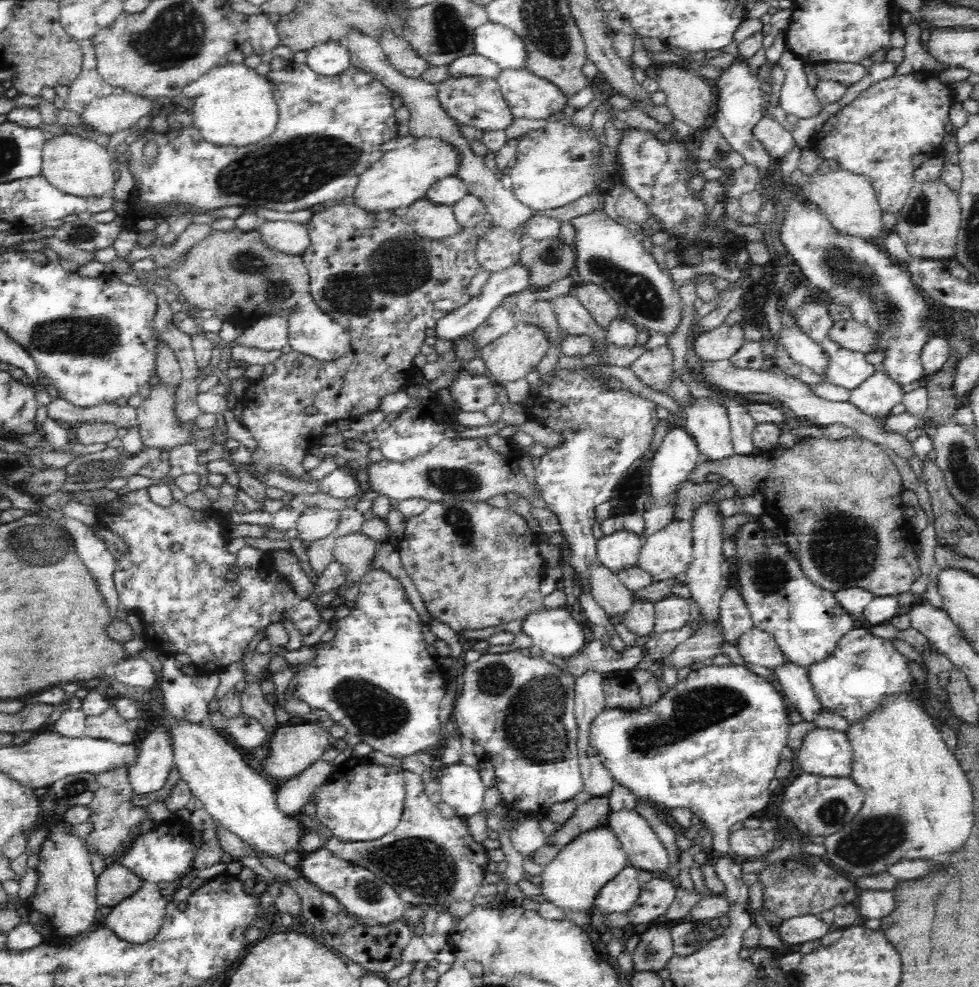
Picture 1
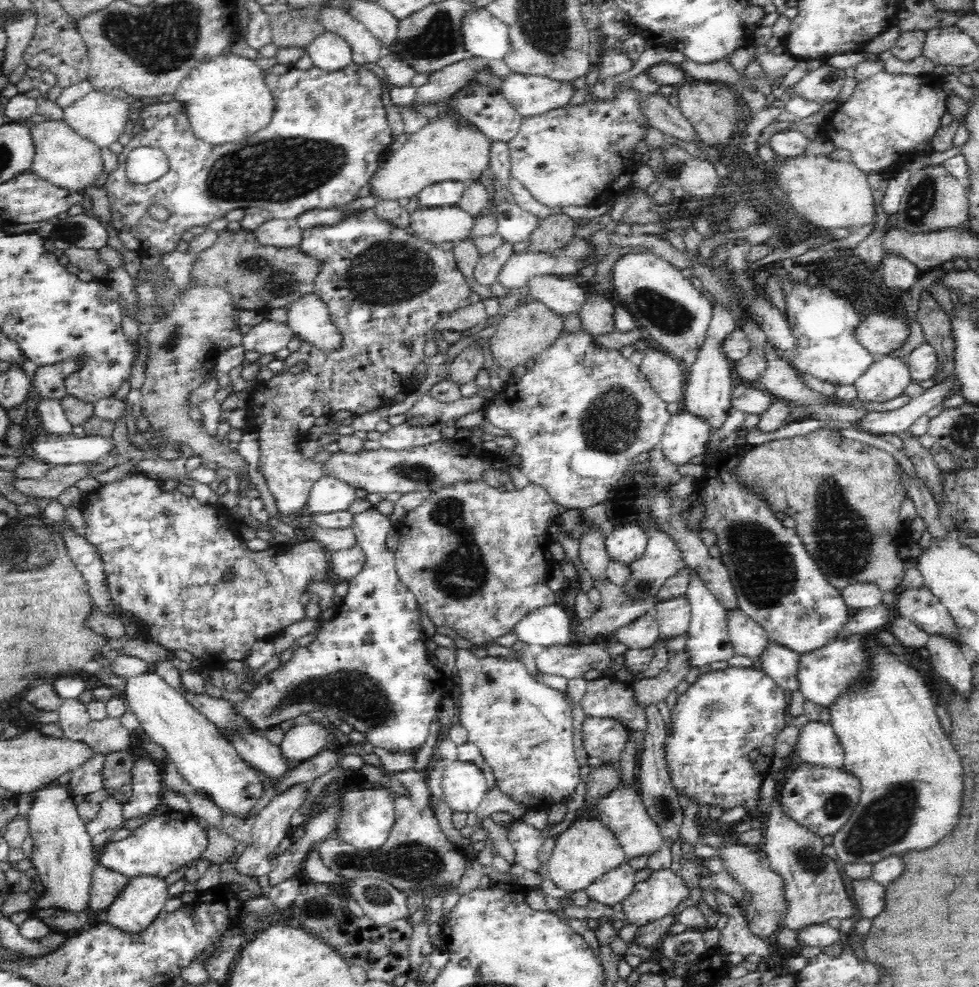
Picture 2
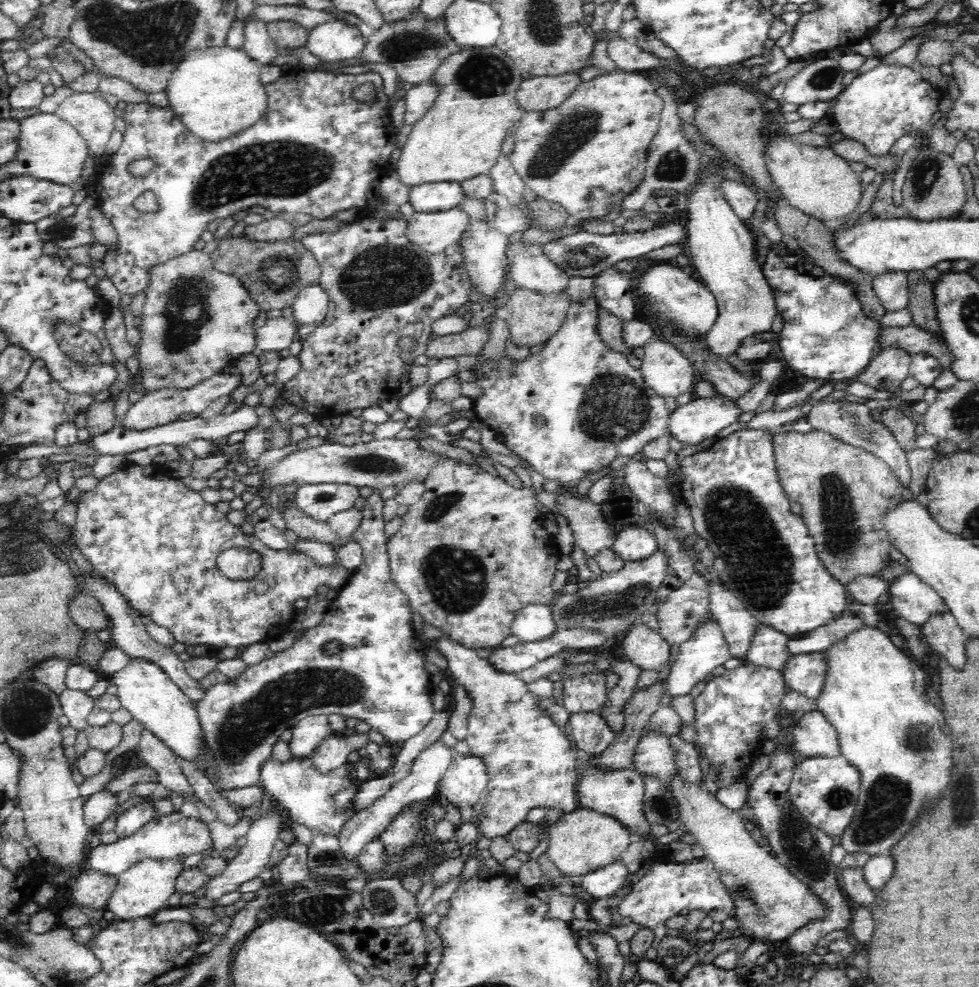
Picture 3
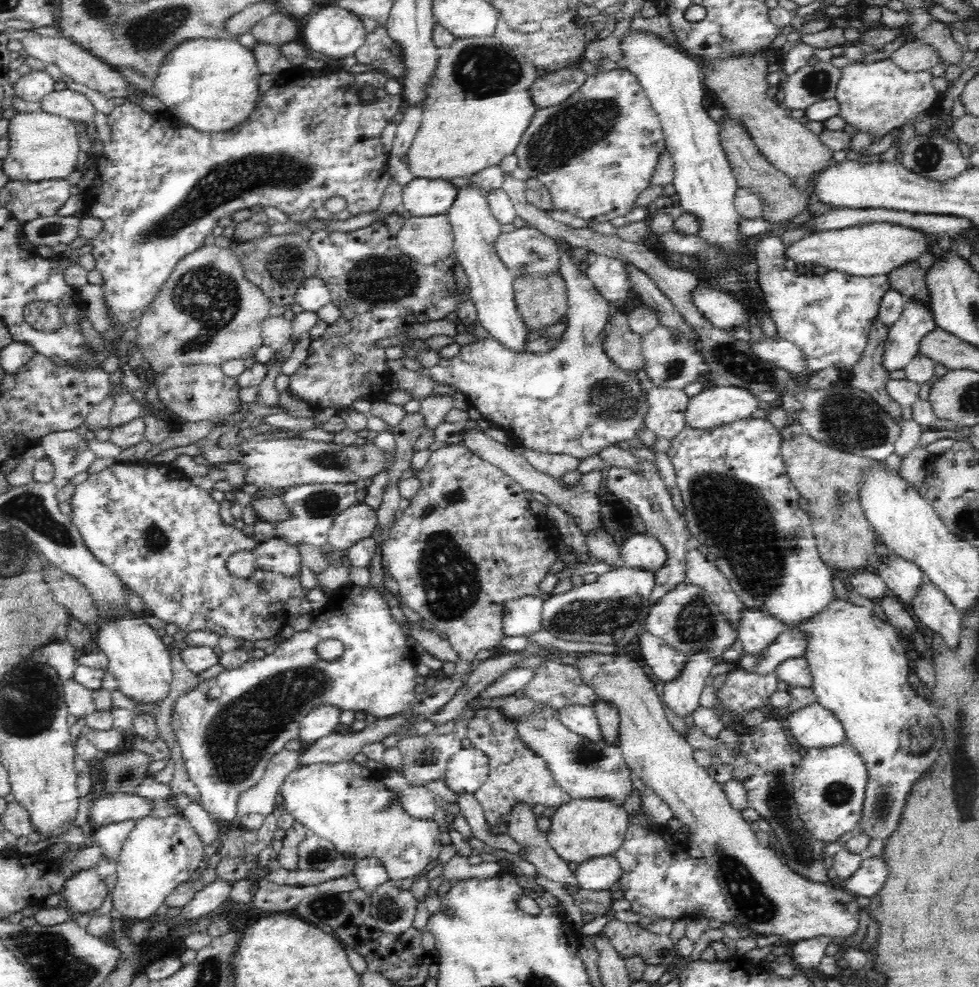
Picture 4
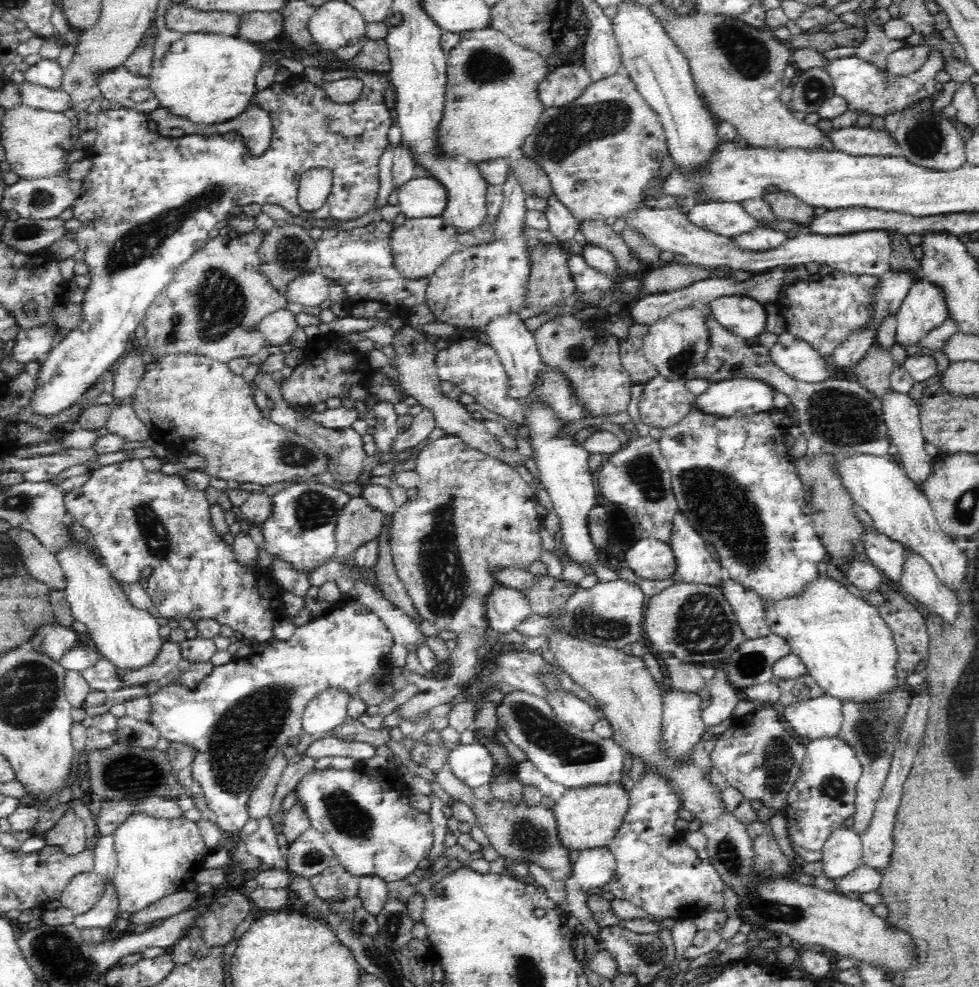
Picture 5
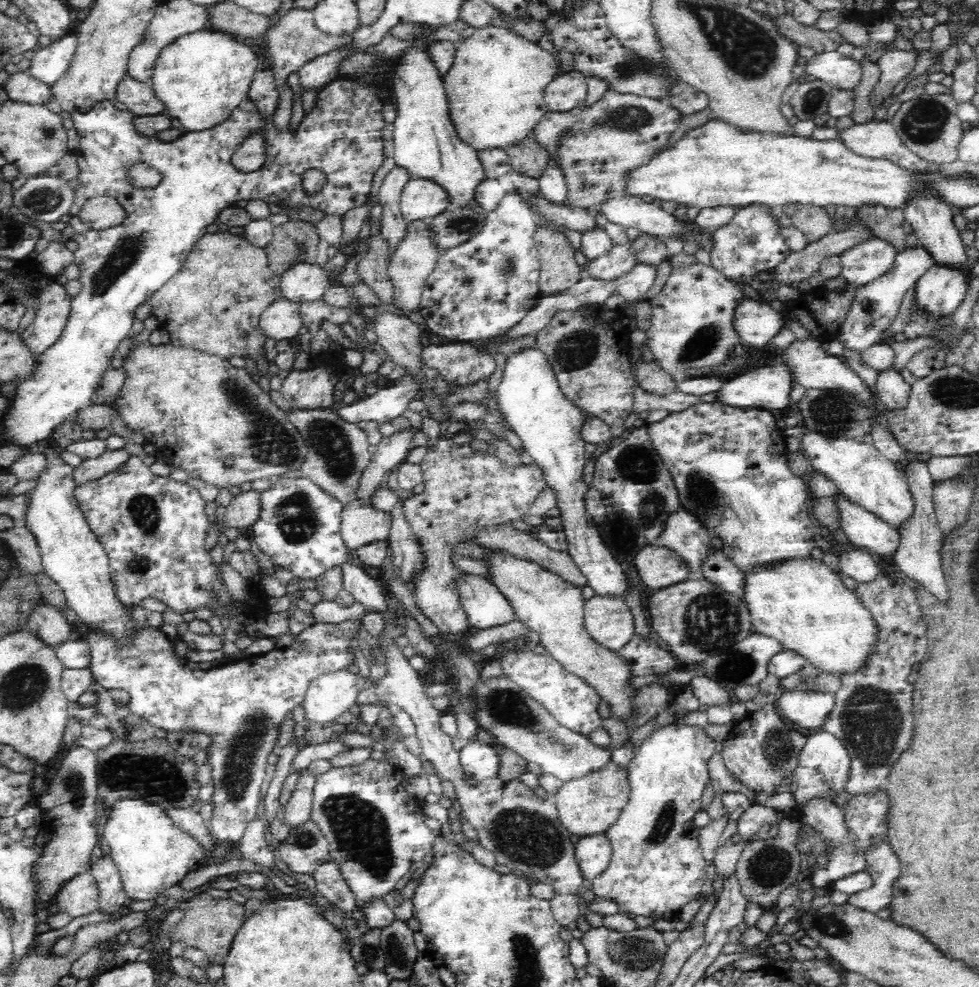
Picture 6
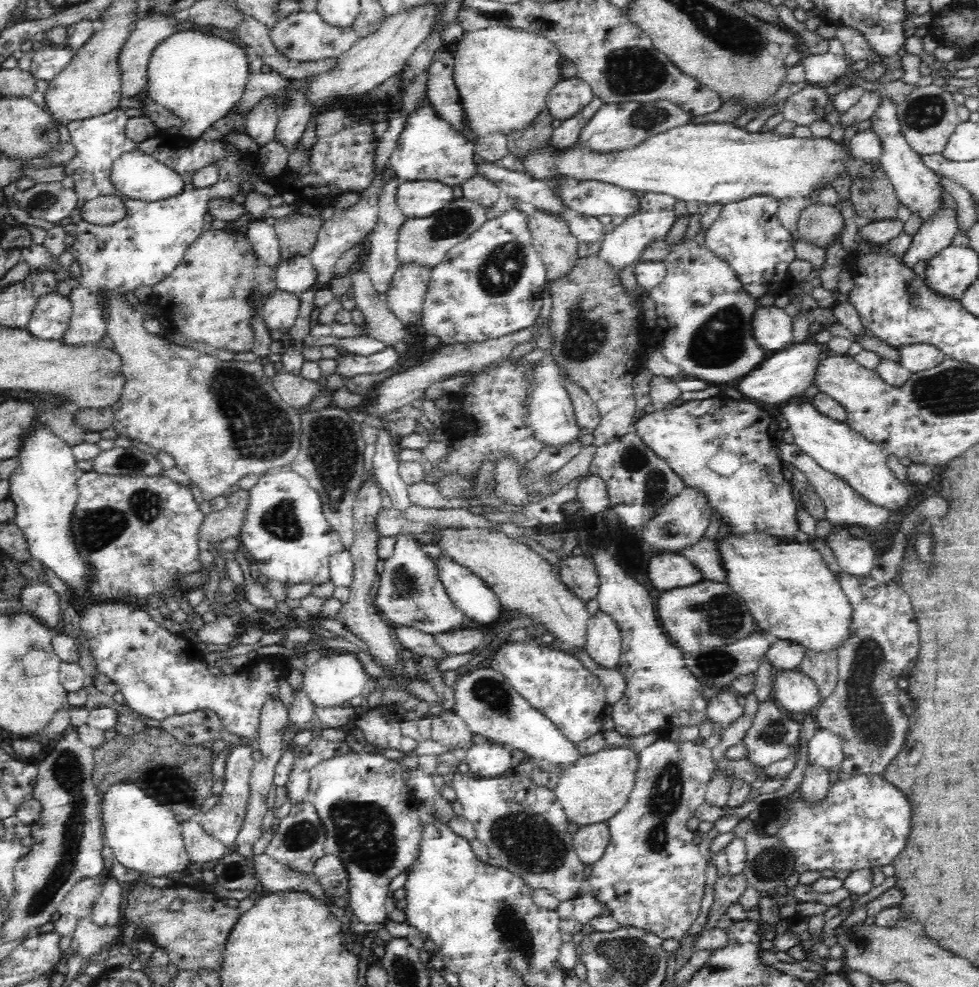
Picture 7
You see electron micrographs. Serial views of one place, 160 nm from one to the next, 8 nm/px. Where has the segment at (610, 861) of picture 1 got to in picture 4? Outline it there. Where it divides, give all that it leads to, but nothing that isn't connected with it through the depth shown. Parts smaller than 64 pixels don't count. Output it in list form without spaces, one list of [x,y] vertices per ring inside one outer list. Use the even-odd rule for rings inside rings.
[[[571,797],[559,804],[551,817],[552,826],[548,832],[548,844],[567,863],[582,864],[595,856],[614,855],[622,844],[628,824],[628,812],[616,799],[606,797]]]

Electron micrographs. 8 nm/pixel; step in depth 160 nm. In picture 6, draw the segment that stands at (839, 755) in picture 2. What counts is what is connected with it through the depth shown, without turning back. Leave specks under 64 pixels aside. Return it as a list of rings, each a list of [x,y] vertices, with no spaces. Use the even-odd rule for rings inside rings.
[[[783,689],[778,694],[776,706],[788,722],[812,732],[824,730],[823,716],[834,704],[834,693],[806,689]]]

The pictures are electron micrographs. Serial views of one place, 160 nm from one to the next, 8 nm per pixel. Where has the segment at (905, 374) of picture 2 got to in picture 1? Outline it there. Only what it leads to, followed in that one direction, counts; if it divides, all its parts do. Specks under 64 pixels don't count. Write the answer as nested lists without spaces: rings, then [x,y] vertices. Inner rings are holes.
[[[879,366],[851,391],[849,401],[870,416],[880,418],[903,399],[903,386]]]

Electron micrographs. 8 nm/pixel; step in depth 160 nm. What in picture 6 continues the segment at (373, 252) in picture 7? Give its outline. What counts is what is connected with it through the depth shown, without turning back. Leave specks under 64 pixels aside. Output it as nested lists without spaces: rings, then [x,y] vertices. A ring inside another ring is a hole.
[[[395,167],[386,174],[384,182],[380,184],[380,192],[378,192],[380,201],[377,204],[381,211],[379,235],[386,242],[388,262],[404,241],[408,230],[408,221],[400,210],[400,198],[404,186],[410,180],[410,175],[404,169]]]

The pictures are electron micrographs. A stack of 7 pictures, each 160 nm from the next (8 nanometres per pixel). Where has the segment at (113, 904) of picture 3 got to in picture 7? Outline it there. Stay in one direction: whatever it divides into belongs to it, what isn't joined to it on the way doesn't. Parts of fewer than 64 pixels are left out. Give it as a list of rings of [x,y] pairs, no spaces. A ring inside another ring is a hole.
[[[130,780],[114,781],[101,797],[101,819],[103,820],[104,844],[113,849],[113,854],[120,864],[138,871],[141,875],[135,882],[144,883],[150,877],[168,876],[171,873],[185,873],[190,870],[190,860],[183,843],[182,824],[179,823],[169,806],[162,805],[153,796],[148,795],[140,785]]]

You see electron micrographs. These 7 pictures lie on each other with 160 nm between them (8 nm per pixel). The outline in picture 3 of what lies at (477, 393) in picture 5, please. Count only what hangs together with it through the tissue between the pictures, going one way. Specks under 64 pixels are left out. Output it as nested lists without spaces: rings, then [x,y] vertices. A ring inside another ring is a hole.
[[[592,295],[576,301],[571,300],[564,324],[547,340],[542,350],[536,354],[529,353],[523,359],[514,359],[514,357],[504,354],[498,358],[486,358],[484,354],[478,353],[480,362],[470,368],[470,372],[476,376],[476,384],[480,388],[480,394],[473,399],[473,412],[476,419],[482,421],[496,435],[504,438],[505,446],[516,456],[522,458],[532,467],[532,470],[542,474],[546,480],[556,480],[563,488],[575,490],[578,482],[585,476],[604,470],[618,456],[632,457],[641,452],[642,448],[650,441],[664,435],[665,428],[669,426],[670,412],[666,408],[664,399],[660,397],[652,388],[646,387],[643,374],[640,369],[630,365],[628,359],[618,352],[610,350],[605,342],[600,338],[598,328],[598,316],[601,309],[598,299]]]

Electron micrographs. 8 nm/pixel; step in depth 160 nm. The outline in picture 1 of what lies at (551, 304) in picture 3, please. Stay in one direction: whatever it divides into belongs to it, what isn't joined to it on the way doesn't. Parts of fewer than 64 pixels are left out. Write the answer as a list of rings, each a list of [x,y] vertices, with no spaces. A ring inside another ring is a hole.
[[[518,321],[509,331],[485,346],[479,356],[487,367],[487,374],[494,379],[496,384],[504,384],[526,377],[532,368],[540,364],[548,348],[550,348],[550,333],[542,325]]]

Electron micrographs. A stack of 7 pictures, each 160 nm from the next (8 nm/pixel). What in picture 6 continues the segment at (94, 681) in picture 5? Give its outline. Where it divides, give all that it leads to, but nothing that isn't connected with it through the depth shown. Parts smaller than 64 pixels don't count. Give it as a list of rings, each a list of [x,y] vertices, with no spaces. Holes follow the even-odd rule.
[[[353,619],[341,624],[315,623],[296,636],[292,646],[285,649],[273,649],[264,655],[245,656],[239,660],[226,662],[218,667],[207,670],[190,670],[188,658],[179,656],[175,650],[175,639],[170,640],[164,636],[159,628],[140,626],[130,636],[129,643],[120,645],[113,634],[105,630],[86,632],[87,646],[90,648],[91,673],[100,685],[108,690],[119,688],[130,694],[127,704],[129,711],[141,716],[147,723],[156,729],[168,730],[198,730],[218,738],[207,748],[208,764],[212,768],[212,782],[214,792],[212,796],[213,811],[208,825],[220,842],[236,842],[243,837],[248,824],[257,816],[256,810],[260,798],[260,785],[262,784],[268,756],[275,748],[278,740],[278,728],[286,716],[298,704],[302,704],[307,684],[319,674],[332,672],[332,670],[348,670],[354,663],[355,656],[352,646],[364,650],[360,630],[362,620]]]

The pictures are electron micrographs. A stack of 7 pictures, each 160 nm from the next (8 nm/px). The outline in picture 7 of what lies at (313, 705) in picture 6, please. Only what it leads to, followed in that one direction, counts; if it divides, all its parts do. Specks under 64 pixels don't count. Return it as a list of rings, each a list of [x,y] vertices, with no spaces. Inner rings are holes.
[[[332,649],[326,656],[307,666],[303,672],[303,689],[308,693],[308,698],[320,707],[342,706],[353,697],[362,694],[369,676],[362,662],[354,653],[344,650]]]

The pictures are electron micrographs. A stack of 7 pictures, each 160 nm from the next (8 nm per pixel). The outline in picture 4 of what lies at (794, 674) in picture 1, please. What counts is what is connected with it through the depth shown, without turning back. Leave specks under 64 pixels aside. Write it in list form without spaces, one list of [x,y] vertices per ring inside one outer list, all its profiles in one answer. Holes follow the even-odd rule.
[[[744,606],[738,618],[739,641],[744,653],[760,654],[776,637],[790,629],[770,612]]]

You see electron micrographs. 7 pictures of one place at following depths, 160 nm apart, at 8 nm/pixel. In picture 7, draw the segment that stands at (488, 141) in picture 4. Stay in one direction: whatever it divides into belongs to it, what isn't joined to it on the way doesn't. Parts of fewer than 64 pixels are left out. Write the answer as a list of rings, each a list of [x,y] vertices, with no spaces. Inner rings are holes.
[[[494,25],[465,32],[462,40],[456,45],[457,50],[453,54],[454,80],[466,109],[469,124],[479,137],[496,130],[508,134],[512,130],[522,130],[528,124],[532,124],[545,108],[551,88],[563,78],[561,75],[563,58],[560,49],[554,41],[530,29]]]

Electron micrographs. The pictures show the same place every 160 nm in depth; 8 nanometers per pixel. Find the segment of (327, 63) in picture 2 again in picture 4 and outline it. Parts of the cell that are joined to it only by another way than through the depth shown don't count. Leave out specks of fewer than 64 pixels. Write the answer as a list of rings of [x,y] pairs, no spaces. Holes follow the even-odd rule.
[[[332,3],[323,5],[316,14],[308,18],[308,22],[300,28],[300,41],[307,50],[321,52],[334,59],[353,55],[356,49],[365,43],[367,32],[360,16],[350,9]]]

